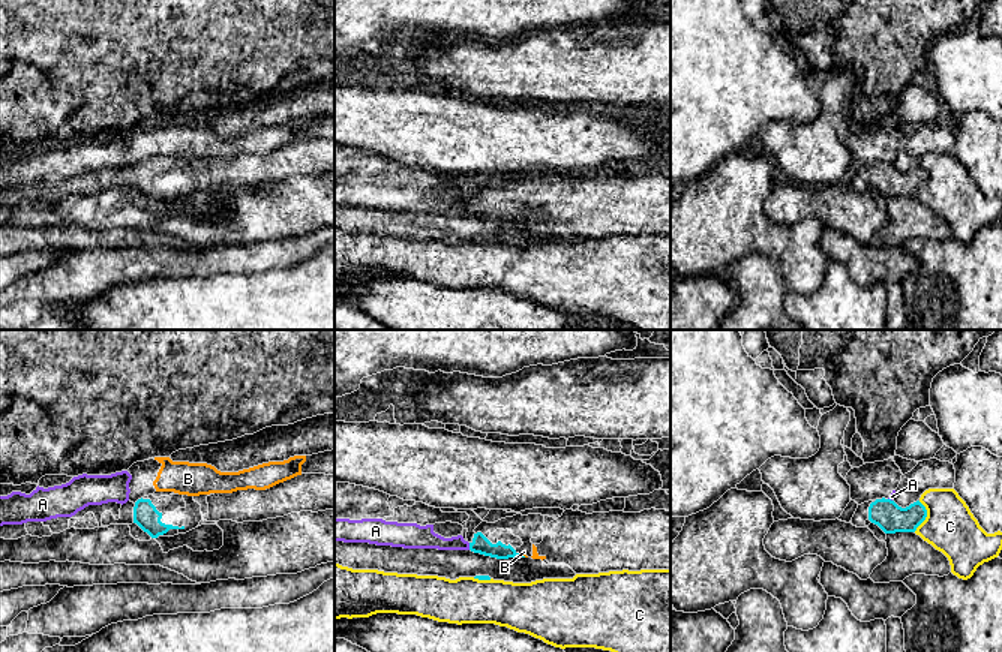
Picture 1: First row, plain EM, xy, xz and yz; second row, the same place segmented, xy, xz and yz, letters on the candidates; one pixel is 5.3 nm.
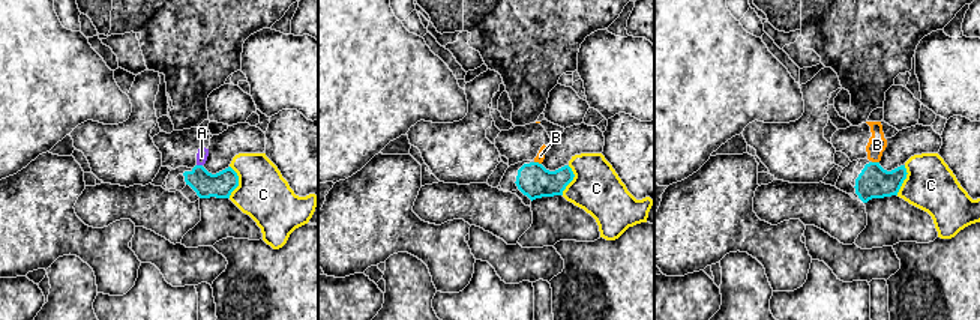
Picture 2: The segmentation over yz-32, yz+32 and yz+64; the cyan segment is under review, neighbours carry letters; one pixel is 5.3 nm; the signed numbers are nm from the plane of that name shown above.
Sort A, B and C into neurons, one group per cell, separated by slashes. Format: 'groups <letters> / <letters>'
groups A B / C

